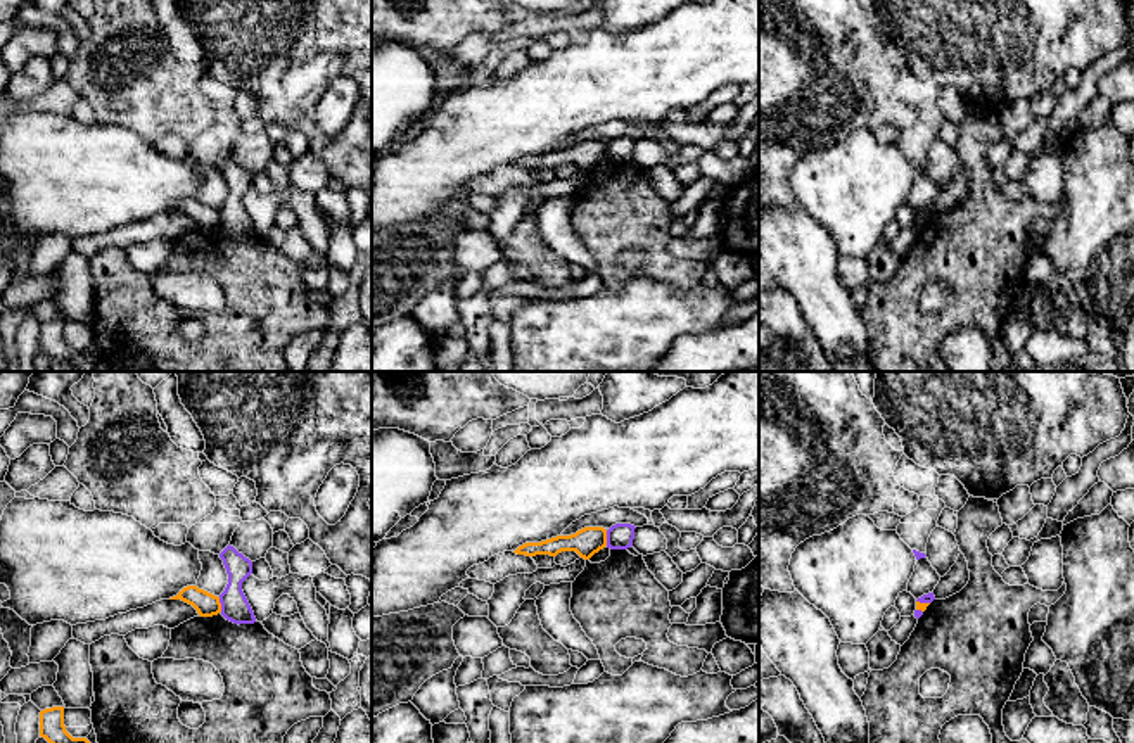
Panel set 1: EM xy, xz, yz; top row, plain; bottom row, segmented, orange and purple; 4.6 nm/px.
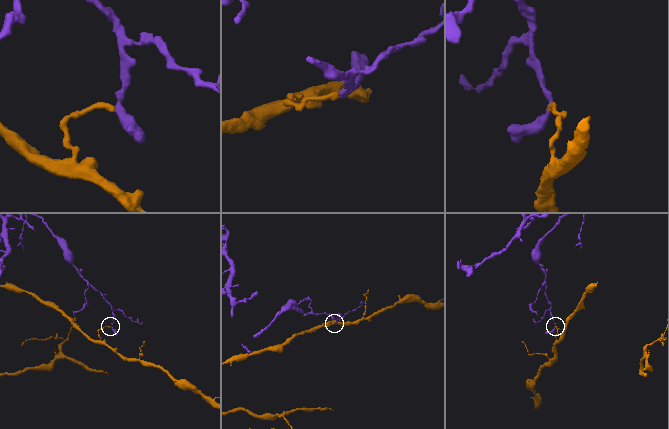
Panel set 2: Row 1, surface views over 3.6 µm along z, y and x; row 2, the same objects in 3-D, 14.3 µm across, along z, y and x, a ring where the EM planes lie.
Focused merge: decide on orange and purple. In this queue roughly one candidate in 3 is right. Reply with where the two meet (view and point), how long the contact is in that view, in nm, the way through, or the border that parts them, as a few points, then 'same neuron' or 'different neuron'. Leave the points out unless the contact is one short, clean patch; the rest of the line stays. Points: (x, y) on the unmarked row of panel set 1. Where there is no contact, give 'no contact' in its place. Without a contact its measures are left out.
meets orange in xz at (605, 151); contact 70 nm long; border along xz (605, 144), (607, 158); different neuron

